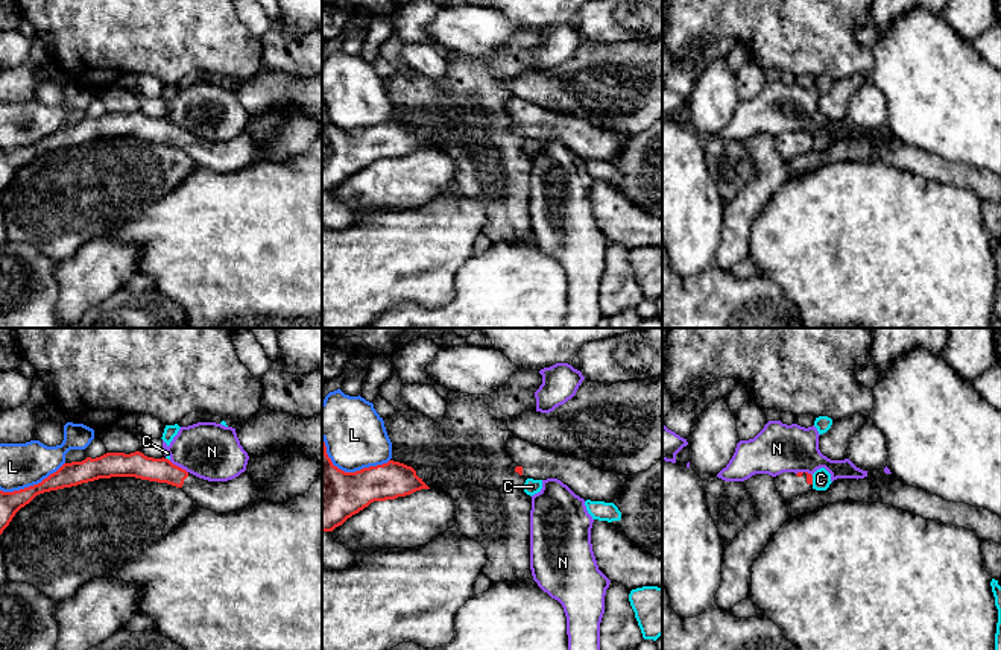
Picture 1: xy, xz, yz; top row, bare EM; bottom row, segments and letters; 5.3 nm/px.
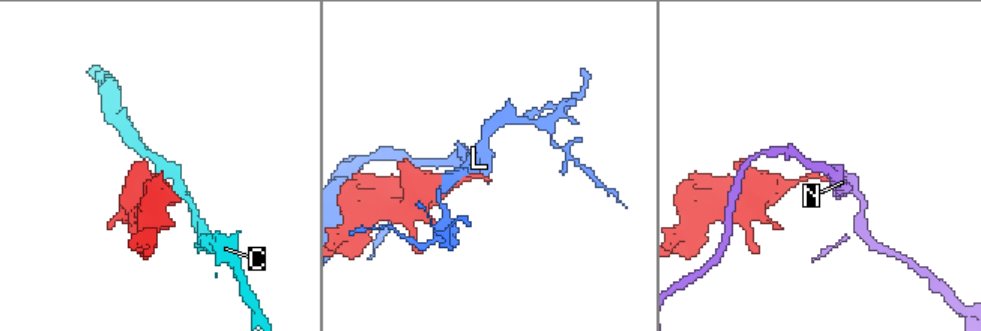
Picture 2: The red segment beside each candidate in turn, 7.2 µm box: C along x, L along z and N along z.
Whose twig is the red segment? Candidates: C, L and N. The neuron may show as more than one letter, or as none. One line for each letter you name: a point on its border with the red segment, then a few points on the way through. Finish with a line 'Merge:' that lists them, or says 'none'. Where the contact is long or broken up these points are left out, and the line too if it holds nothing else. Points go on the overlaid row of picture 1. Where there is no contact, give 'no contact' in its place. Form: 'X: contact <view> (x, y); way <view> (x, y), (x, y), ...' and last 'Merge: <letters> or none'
Merge: none

